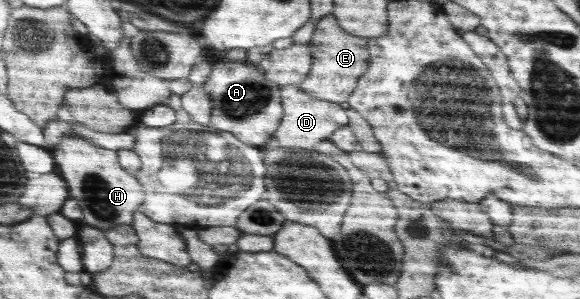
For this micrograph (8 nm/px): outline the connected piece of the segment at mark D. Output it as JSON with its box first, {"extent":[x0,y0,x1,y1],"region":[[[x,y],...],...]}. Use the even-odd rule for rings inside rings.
{"extent":[275,85,347,149],"region":[[[297,85],[281,86],[281,98],[283,109],[283,121],[279,129],[275,131],[275,144],[281,147],[299,147],[299,149],[311,149],[319,141],[327,139],[331,133],[335,133],[341,125],[347,125],[347,113],[343,107],[325,101],[323,99],[313,99],[307,95]]]}

